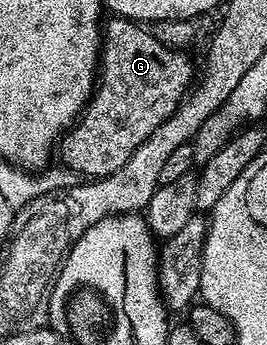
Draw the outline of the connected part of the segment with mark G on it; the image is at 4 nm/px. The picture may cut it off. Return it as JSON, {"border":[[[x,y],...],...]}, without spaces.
{"border":[[[112,16],[110,20],[101,29],[101,80],[96,84],[86,109],[57,145],[58,160],[87,179],[108,177],[117,171],[117,167],[125,167],[129,155],[133,155],[133,151],[141,147],[141,143],[145,143],[145,139],[149,139],[149,135],[153,135],[173,111],[177,111],[197,77],[197,65],[195,69],[190,55],[170,49],[167,46],[170,44],[156,37],[150,28],[128,21],[126,17]]]}

